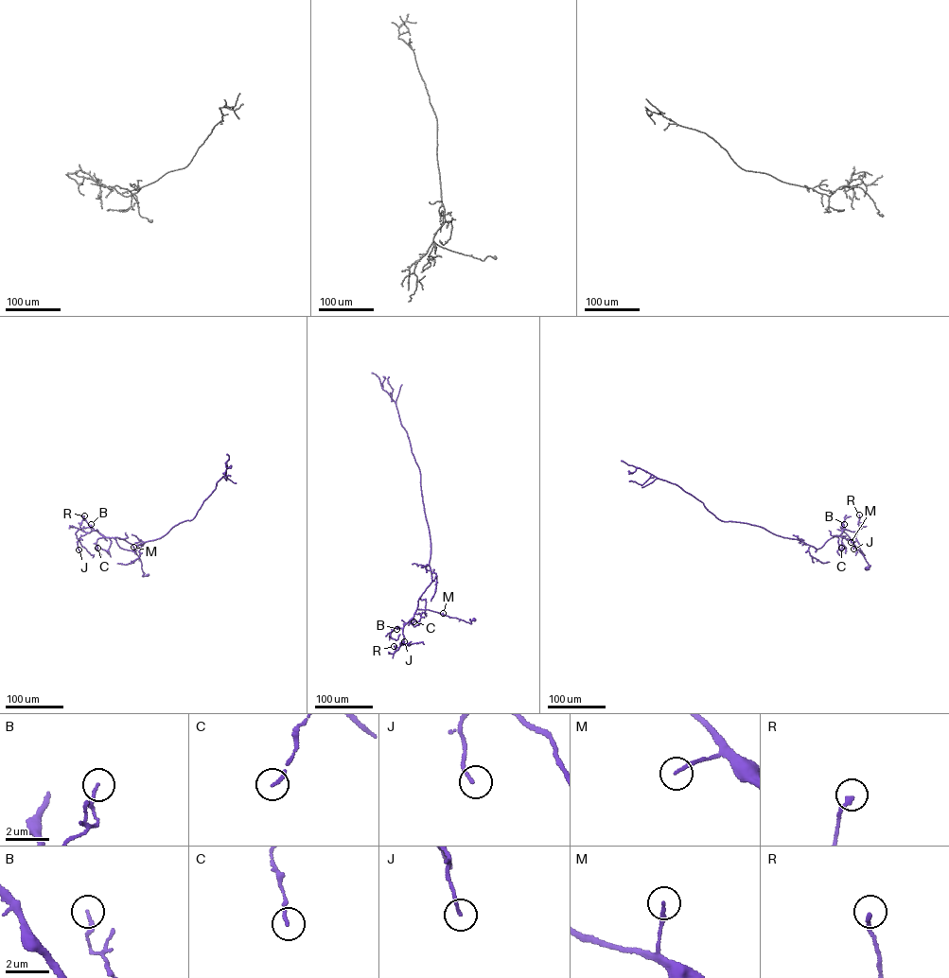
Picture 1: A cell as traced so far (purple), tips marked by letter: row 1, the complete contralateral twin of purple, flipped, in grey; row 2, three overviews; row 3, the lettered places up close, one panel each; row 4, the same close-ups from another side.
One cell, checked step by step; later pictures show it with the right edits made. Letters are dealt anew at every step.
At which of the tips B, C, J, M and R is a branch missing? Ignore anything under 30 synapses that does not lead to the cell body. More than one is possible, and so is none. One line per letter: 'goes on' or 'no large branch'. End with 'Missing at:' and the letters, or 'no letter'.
B: no large branch
C: no large branch
J: no large branch
M: no large branch
R: no large branch
Missing at: no letter

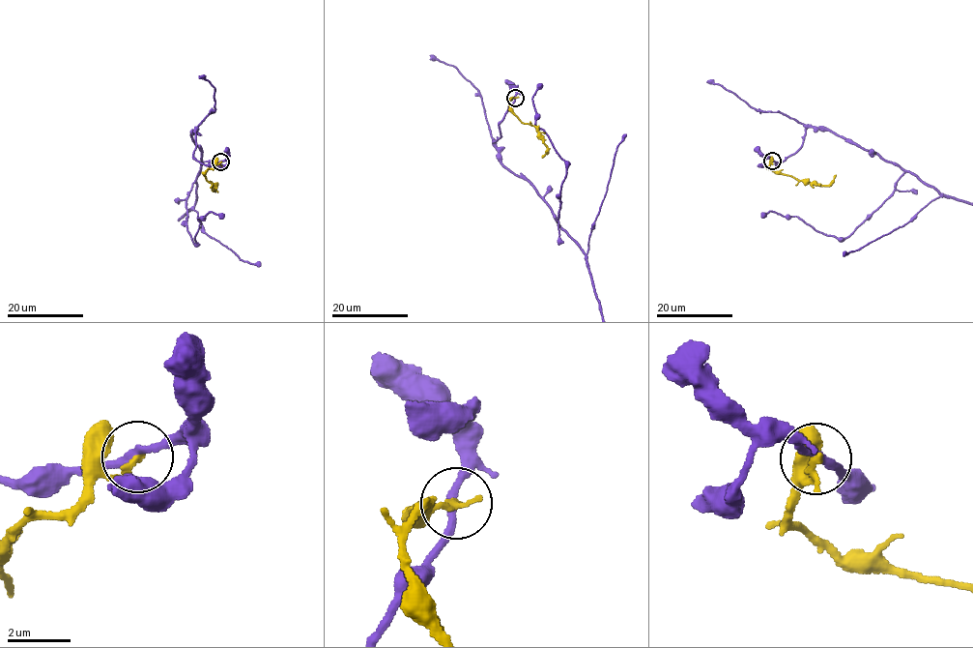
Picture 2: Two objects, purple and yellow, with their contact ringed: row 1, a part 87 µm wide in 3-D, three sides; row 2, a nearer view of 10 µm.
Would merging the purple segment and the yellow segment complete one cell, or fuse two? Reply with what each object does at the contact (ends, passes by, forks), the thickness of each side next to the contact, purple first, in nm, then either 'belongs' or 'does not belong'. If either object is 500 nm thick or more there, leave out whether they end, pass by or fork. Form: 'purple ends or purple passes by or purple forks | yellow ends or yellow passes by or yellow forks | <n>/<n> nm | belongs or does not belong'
purple passes by | yellow passes by | 220/150 nm | does not belong

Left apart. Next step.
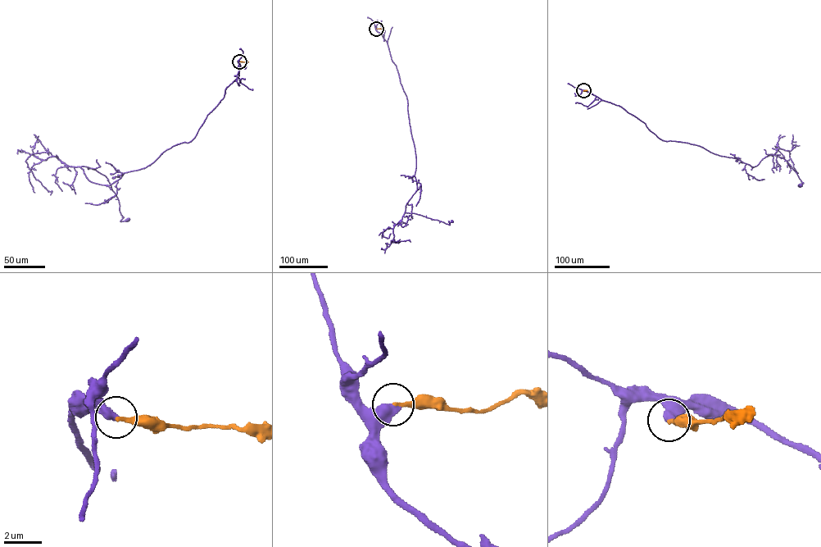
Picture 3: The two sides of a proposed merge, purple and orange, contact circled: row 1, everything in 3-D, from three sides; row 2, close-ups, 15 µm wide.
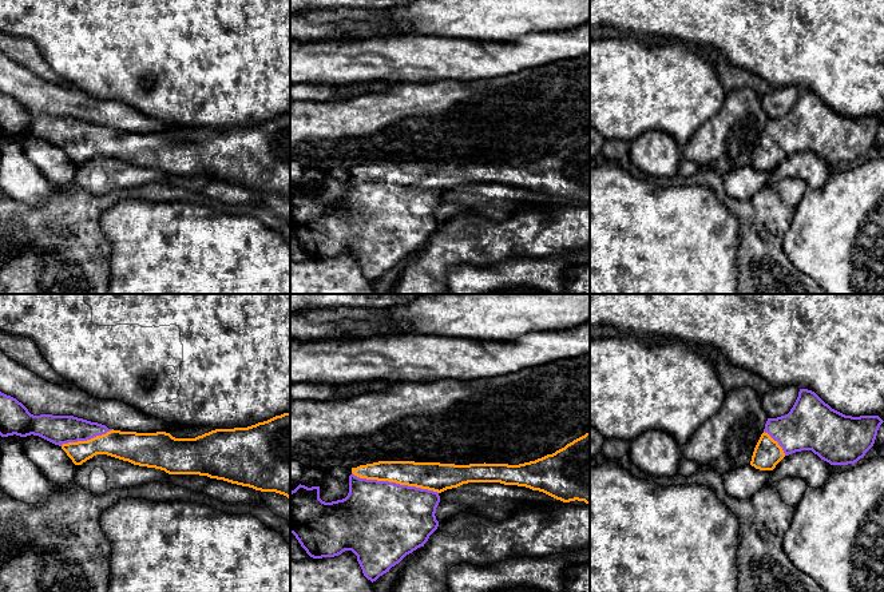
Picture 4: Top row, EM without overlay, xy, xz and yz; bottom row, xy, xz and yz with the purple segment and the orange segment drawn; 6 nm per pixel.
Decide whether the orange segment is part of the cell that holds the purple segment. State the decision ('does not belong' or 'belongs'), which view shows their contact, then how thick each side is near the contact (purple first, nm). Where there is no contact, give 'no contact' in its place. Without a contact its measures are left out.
belongs; contact in xz; calibres 500 and 180 nm

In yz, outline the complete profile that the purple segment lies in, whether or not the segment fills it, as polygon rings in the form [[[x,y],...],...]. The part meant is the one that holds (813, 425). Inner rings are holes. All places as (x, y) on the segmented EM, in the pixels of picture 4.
[[[800,389],[788,414],[768,418],[750,465],[773,470],[785,456],[801,450],[812,450],[831,465],[855,464],[873,446],[883,422],[879,416],[845,416],[814,392]]]

